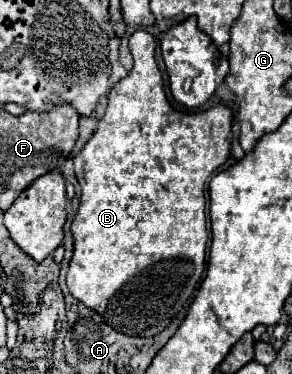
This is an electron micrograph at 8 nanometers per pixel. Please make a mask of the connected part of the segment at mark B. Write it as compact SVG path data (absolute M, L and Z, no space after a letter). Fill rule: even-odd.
M137 29L129 37L129 47L135 67L111 89L105 117L73 159L81 185L81 205L71 225L75 253L67 273L67 287L75 299L103 315L113 329L133 337L153 337L187 309L193 291L199 289L209 239L205 227L205 181L231 153L233 113L223 103L197 113L175 111L167 101L163 75L155 61L155 37L145 29Z

